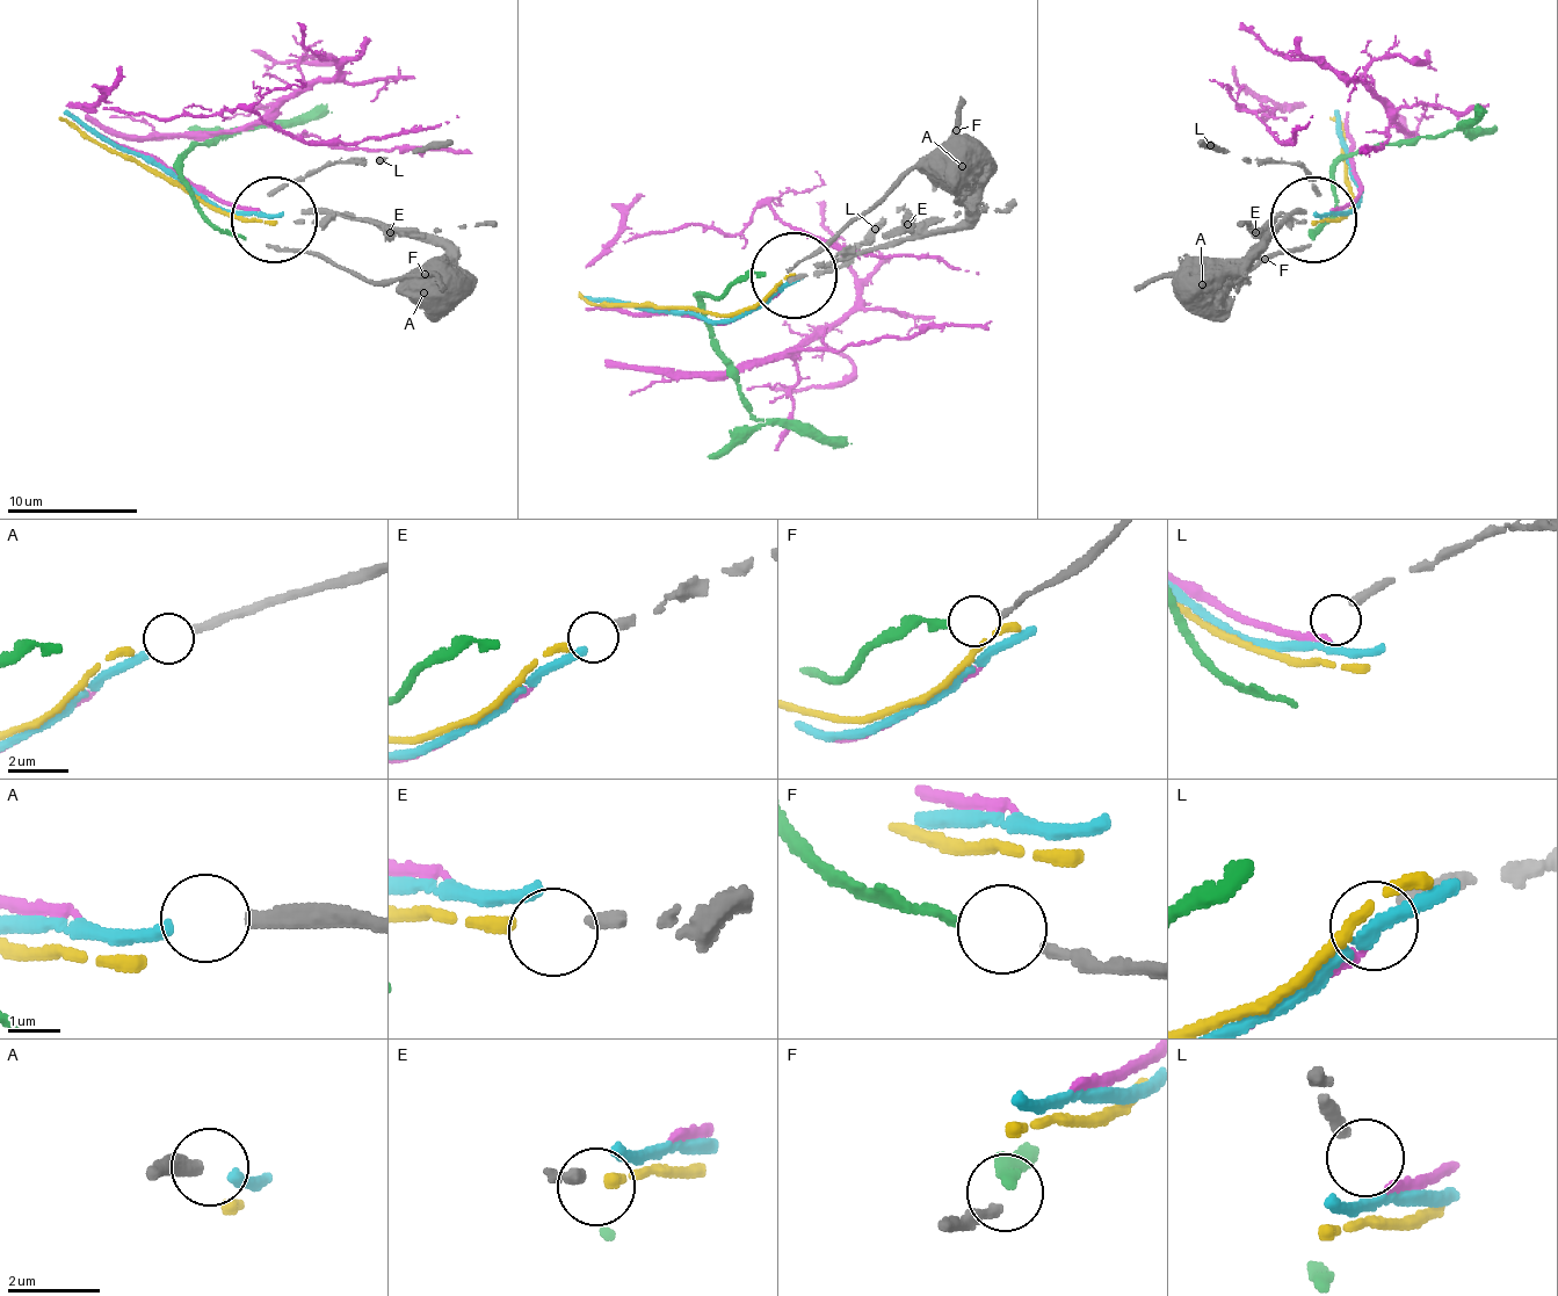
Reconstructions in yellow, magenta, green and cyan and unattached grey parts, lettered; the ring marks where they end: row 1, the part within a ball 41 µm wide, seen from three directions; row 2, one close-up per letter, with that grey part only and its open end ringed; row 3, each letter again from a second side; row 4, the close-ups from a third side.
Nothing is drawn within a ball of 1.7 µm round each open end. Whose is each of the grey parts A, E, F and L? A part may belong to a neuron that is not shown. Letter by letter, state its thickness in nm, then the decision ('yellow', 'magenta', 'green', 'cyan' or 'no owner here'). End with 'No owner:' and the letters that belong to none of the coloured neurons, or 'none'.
A: 320 nm thick; cyan
E: 280 nm thick; yellow
F: 190 nm thick; green
L: 320 nm thick; no owner here
No owner: L

